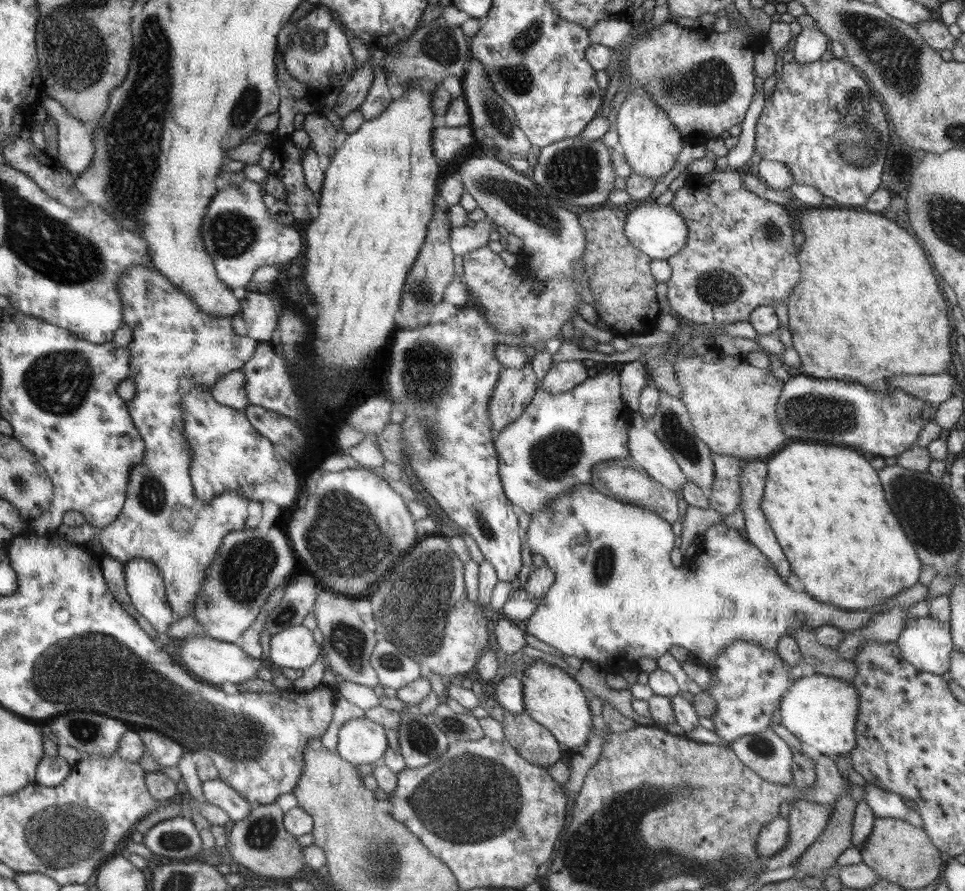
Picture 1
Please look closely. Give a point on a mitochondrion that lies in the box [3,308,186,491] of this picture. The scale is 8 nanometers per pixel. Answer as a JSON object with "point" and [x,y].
{"point":[58,382]}

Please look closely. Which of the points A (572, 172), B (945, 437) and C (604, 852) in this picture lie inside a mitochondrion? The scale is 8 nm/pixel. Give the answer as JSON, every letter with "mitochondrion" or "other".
{"A":"mitochondrion","B":"other","C":"mitochondrion"}

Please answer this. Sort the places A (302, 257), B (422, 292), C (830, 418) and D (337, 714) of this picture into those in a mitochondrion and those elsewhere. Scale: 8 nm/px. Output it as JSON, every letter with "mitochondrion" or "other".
{"A":"other","B":"mitochondrion","C":"mitochondrion","D":"other"}

